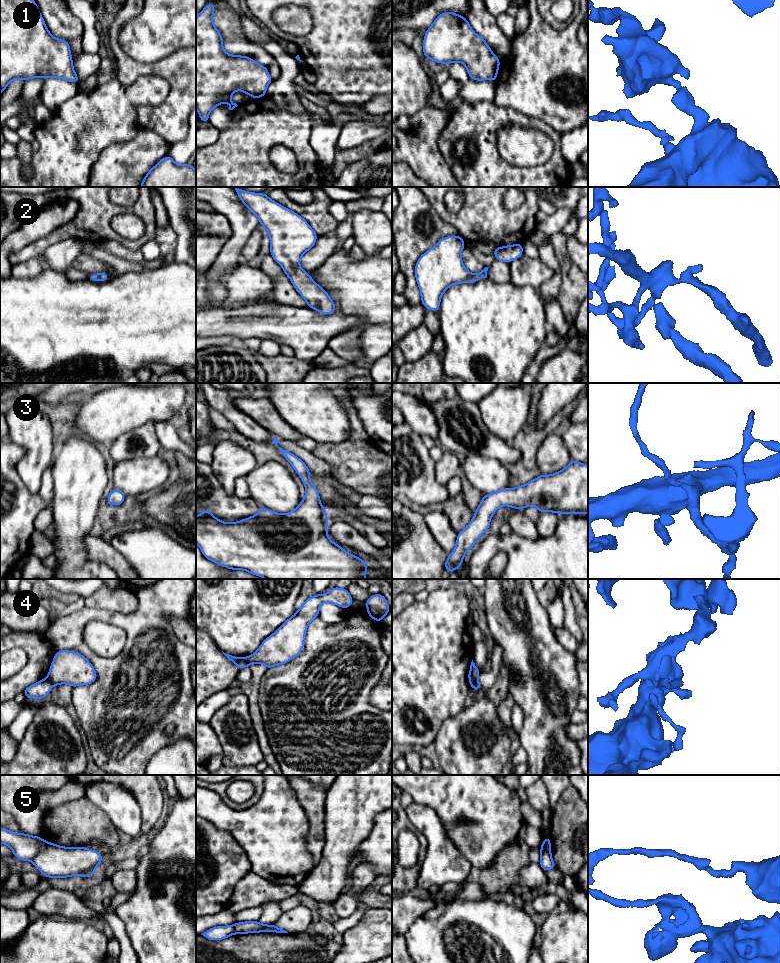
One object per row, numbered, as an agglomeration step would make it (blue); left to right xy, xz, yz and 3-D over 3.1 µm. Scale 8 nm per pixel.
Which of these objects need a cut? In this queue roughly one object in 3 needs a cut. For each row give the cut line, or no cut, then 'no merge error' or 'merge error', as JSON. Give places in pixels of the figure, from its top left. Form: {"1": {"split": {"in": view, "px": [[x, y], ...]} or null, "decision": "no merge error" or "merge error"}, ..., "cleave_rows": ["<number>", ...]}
{"1": {"split": null, "decision": "no merge error"}, "2": {"split": null, "decision": "no merge error"}, "3": {"split": null, "decision": "no merge error"}, "4": {"split": {"in": "xy", "px": [[47, 677], [53, 685]]}, "decision": "merge error"}, "5": {"split": {"in": "xy", "px": [[43, 840], [37, 854], [31, 860]]}, "decision": "merge error"}, "cleave_rows": ["4", "5"]}

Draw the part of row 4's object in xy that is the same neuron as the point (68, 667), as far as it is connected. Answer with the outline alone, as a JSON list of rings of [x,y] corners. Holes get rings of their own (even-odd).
[[[59,650],[48,671],[53,685],[68,684],[72,688],[92,684],[98,675],[87,658],[76,651]]]

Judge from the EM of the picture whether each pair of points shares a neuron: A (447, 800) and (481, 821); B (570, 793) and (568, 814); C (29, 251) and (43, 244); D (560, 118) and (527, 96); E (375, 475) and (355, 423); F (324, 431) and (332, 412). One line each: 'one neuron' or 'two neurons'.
A: one neuron
B: one neuron
C: one neuron
D: one neuron
E: one neuron
F: one neuron

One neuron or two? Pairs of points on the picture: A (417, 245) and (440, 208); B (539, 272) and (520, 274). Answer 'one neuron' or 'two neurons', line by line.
A: two neurons
B: one neuron

